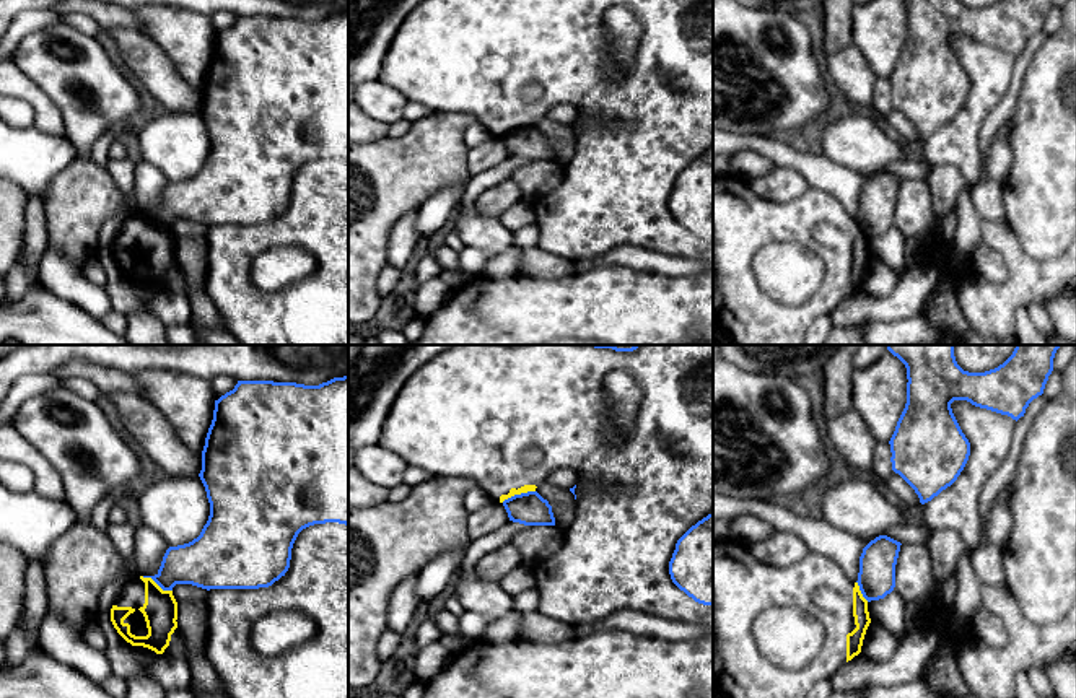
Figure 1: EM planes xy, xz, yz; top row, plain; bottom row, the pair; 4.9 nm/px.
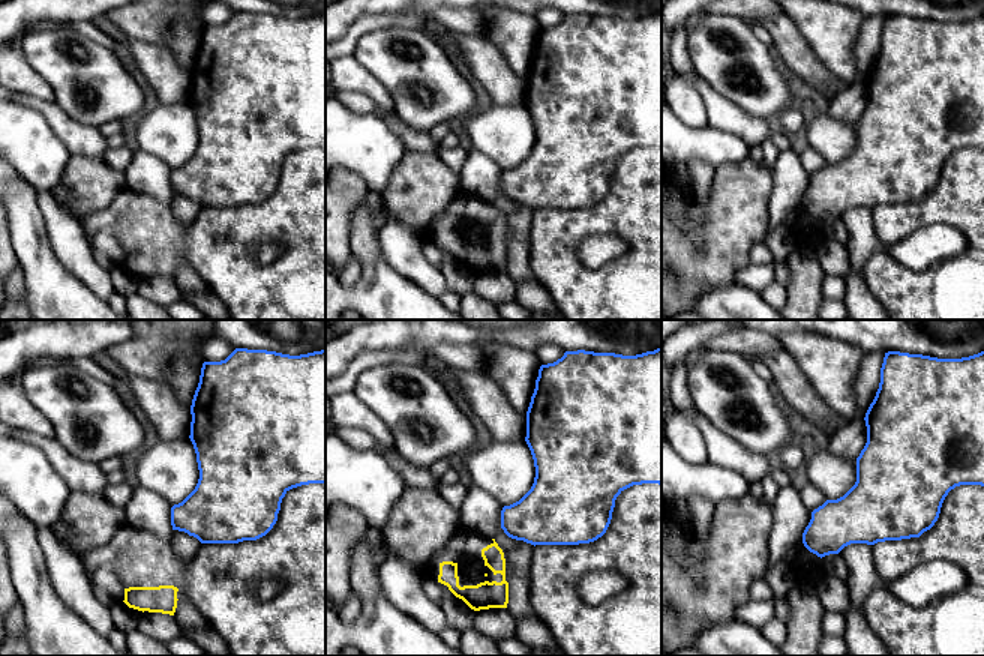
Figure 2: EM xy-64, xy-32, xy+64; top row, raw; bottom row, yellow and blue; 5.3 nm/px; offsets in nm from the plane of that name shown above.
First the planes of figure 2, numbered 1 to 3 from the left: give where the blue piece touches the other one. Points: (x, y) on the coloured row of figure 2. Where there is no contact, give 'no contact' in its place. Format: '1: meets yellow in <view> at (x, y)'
1: no contact
2: no contact
3: no contact

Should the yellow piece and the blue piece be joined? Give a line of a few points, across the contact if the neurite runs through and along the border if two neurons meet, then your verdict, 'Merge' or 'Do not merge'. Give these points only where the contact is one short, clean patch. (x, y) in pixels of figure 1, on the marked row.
Line: xz (534, 490), (515, 493), (502, 501). Do not merge

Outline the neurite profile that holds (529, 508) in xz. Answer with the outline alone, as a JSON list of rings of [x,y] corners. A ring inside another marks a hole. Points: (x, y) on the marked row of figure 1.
[[[537,491],[514,495],[503,501],[510,521],[524,526],[555,526],[552,506]]]

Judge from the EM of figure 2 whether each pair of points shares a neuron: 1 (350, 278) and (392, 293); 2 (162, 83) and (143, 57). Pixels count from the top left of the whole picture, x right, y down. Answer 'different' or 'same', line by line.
1: different
2: same

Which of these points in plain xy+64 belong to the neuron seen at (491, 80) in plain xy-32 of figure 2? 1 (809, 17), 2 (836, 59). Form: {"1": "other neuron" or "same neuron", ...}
{"1": "other neuron", "2": "other neuron"}

